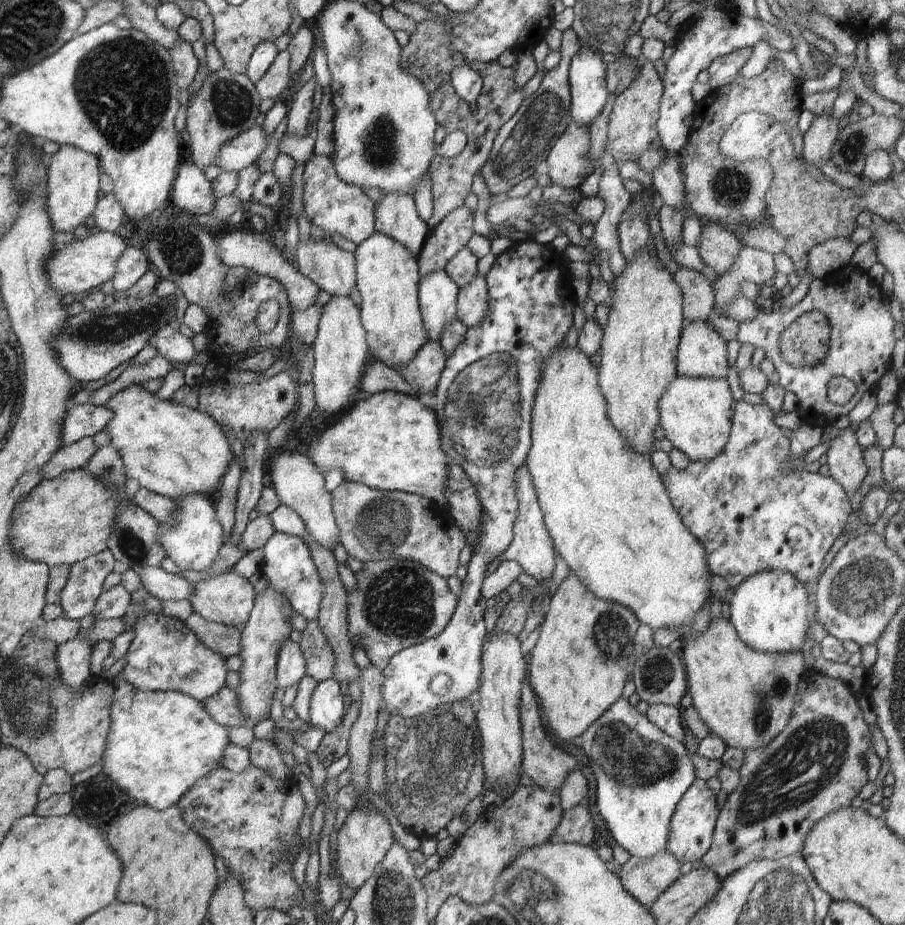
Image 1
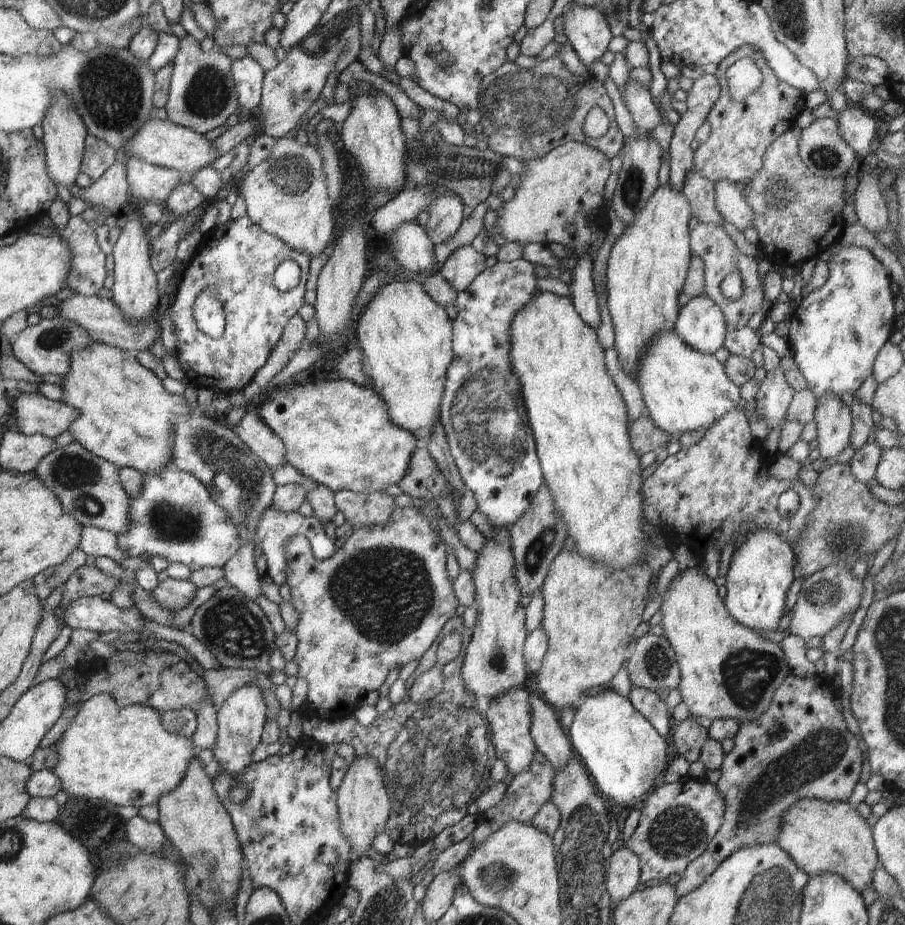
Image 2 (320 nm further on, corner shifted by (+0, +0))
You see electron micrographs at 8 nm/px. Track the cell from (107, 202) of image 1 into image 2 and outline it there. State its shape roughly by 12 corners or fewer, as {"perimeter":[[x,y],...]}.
{"perimeter":[[118,159],[90,187],[68,188],[89,207],[120,215],[129,204]]}

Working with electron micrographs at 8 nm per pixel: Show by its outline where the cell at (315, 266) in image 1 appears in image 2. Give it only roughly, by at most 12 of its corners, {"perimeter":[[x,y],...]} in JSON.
{"perimeter":[[287,135],[246,173],[247,215],[318,256],[334,234],[324,159]]}

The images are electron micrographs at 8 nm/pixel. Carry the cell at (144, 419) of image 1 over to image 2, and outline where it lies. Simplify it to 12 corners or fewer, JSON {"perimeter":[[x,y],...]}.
{"perimeter":[[100,342],[71,352],[74,442],[142,474],[171,466],[194,410]]}

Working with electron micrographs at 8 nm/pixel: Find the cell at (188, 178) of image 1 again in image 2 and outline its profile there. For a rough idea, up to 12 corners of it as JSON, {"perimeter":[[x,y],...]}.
{"perimeter":[[126,160],[129,201],[164,203],[182,175]]}

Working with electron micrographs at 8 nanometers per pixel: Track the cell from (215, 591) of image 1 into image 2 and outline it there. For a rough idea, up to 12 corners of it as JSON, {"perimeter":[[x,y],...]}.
{"perimeter":[[168,578],[151,595],[174,612],[188,606],[197,588],[189,580]]}

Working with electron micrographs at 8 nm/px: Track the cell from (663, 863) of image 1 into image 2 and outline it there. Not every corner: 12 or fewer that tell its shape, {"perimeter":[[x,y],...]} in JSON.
{"perimeter":[[611,854],[605,883],[614,904],[641,882],[636,854]]}

